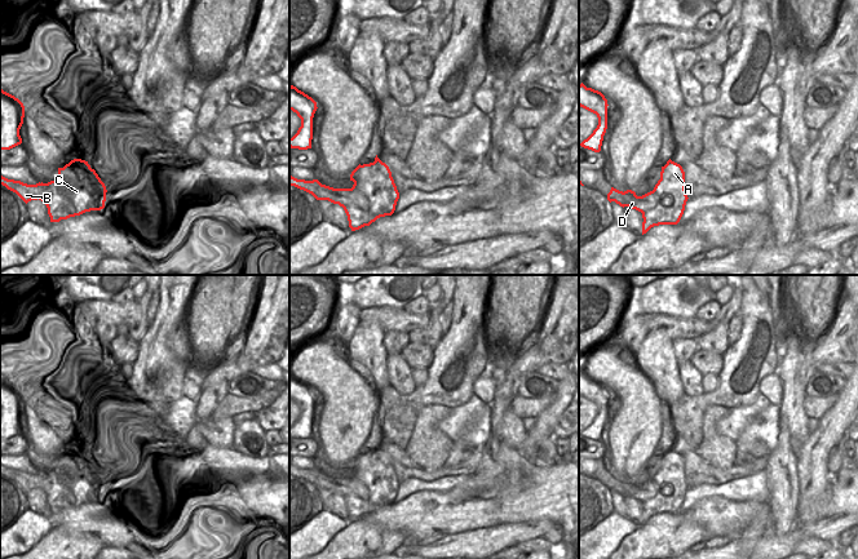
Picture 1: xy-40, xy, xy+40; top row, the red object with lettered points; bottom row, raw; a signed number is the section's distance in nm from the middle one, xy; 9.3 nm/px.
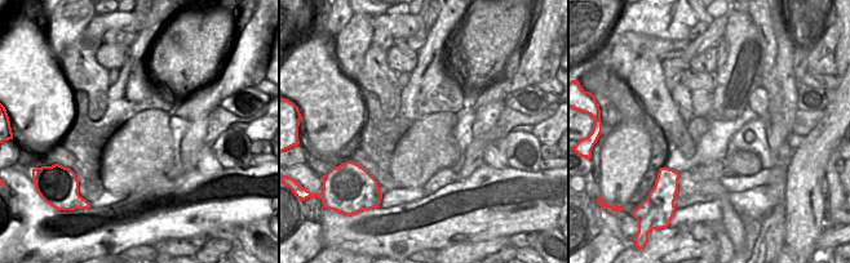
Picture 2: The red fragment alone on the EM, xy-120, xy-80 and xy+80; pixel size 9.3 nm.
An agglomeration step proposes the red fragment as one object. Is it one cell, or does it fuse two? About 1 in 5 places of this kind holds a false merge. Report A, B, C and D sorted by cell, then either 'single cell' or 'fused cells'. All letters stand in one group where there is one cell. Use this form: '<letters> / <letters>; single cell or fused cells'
A C / B D; fused cells

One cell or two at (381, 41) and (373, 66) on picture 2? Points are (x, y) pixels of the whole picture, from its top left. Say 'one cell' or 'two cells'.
two cells

